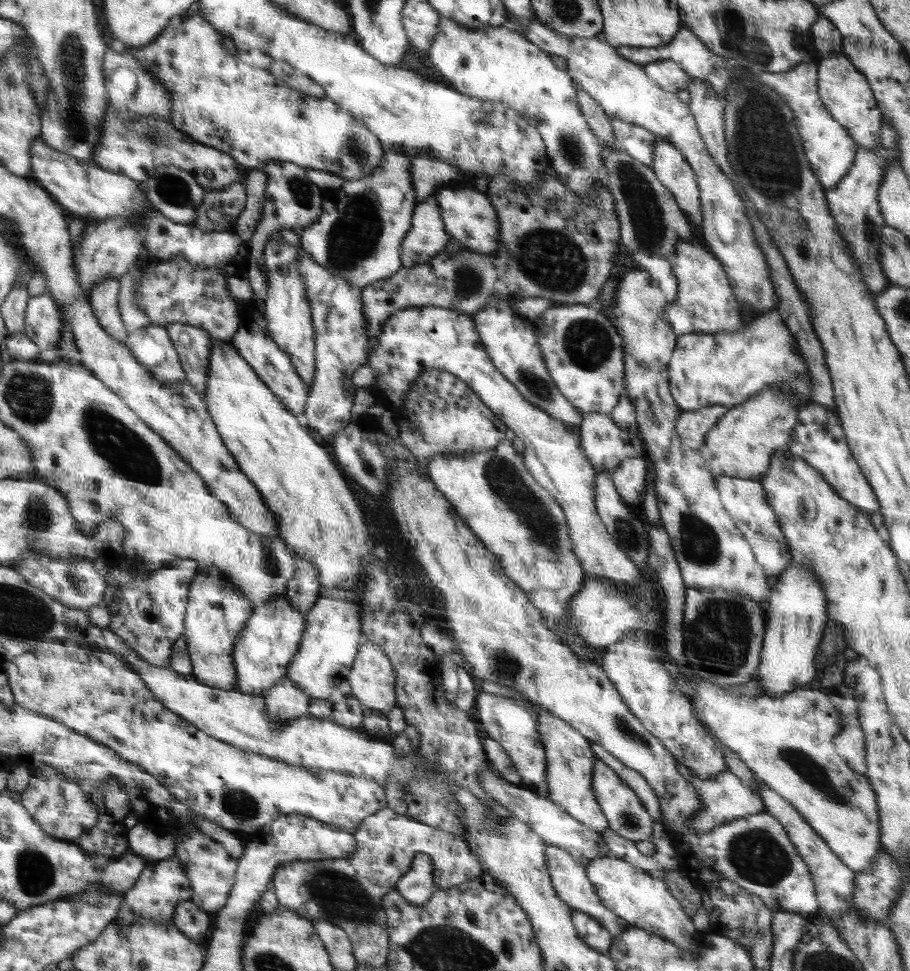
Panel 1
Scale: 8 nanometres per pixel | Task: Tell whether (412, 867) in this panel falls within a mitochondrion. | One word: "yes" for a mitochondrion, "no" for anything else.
no

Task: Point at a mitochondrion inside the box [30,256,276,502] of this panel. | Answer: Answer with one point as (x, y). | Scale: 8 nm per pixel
(125, 450)

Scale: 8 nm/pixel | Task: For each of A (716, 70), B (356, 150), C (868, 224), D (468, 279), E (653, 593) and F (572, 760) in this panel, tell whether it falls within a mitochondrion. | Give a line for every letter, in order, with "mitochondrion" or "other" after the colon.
A: mitochondrion
B: mitochondrion
C: mitochondrion
D: mitochondrion
E: other
F: mitochondrion

